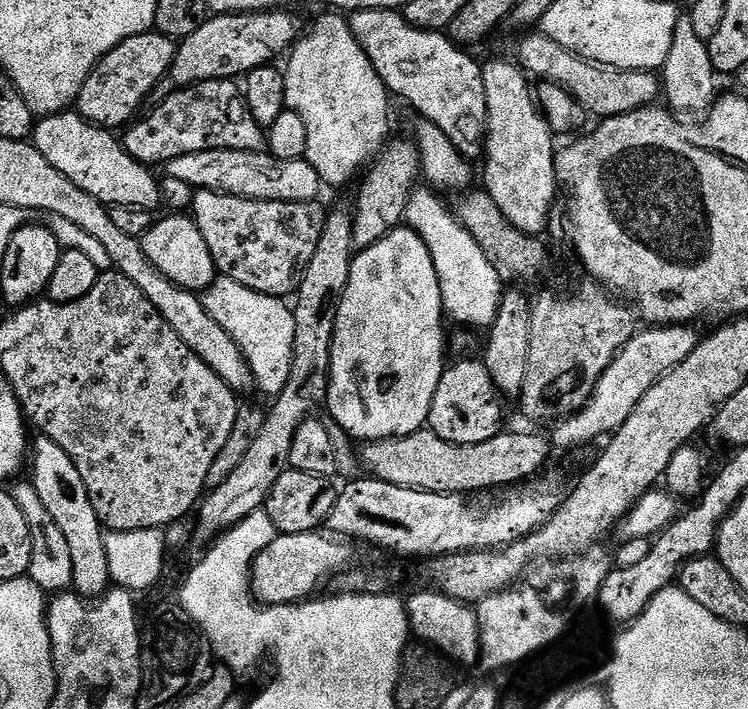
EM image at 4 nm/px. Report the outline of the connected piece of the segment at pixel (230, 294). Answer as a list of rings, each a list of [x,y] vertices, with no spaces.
[[[217,277],[215,283],[205,289],[201,302],[207,313],[238,344],[251,367],[253,381],[259,388],[275,396],[282,392],[293,366],[295,311],[281,297],[260,294],[242,286],[231,277]]]

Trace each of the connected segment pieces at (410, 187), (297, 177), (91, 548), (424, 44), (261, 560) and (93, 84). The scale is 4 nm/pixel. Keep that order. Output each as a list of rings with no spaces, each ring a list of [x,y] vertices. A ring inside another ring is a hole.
[[[389,139],[383,152],[372,161],[362,176],[364,182],[360,186],[360,197],[356,200],[352,217],[354,245],[357,249],[374,246],[374,242],[386,238],[386,234],[405,223],[406,206],[416,191],[421,176],[420,151],[416,148],[415,139]]]
[[[219,148],[182,154],[168,161],[166,175],[170,178],[178,178],[181,182],[190,182],[192,188],[202,192],[221,192],[227,196],[237,196],[247,200],[310,204],[321,199],[322,181],[318,170],[314,170],[314,166],[310,166],[308,160],[278,158],[268,150],[247,152]]]
[[[40,434],[30,444],[30,482],[34,490],[38,490],[38,498],[42,498],[42,506],[54,518],[55,525],[62,530],[66,538],[67,549],[70,550],[73,580],[71,587],[85,598],[104,595],[112,584],[110,578],[110,558],[106,558],[106,531],[98,514],[94,514],[94,506],[90,503],[90,494],[86,494],[86,482],[82,482],[82,474],[78,474],[78,466],[70,462],[70,454],[62,450],[50,438]]]
[[[361,8],[353,11],[350,16],[352,33],[358,38],[358,46],[366,50],[366,58],[378,70],[378,78],[388,88],[393,97],[401,96],[417,113],[417,117],[434,122],[463,156],[476,162],[485,155],[485,136],[487,135],[486,85],[483,82],[481,61],[471,56],[459,44],[453,44],[444,32],[427,32],[418,30],[406,22],[399,11],[387,8]]]
[[[317,530],[306,534],[277,535],[274,542],[262,554],[256,556],[252,564],[252,595],[261,605],[295,604],[304,602],[328,575],[339,577],[340,573],[353,567],[351,543],[331,535],[323,536]]]
[[[155,30],[126,38],[96,63],[90,78],[86,78],[82,86],[74,105],[75,111],[97,128],[117,130],[131,125],[137,119],[136,111],[143,106],[144,99],[151,97],[164,81],[176,57],[176,50],[177,45],[173,41]]]

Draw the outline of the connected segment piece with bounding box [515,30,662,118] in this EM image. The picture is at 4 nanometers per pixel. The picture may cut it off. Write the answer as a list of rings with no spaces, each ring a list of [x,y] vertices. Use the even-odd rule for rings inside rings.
[[[540,30],[521,36],[524,37],[516,48],[517,58],[515,57],[520,68],[529,77],[537,76],[537,81],[551,82],[564,88],[583,106],[585,112],[593,117],[607,118],[630,114],[639,108],[655,105],[659,101],[656,99],[661,99],[662,80],[656,72],[611,68],[605,64],[596,64],[593,60],[584,60],[558,46],[554,38],[544,35]]]

